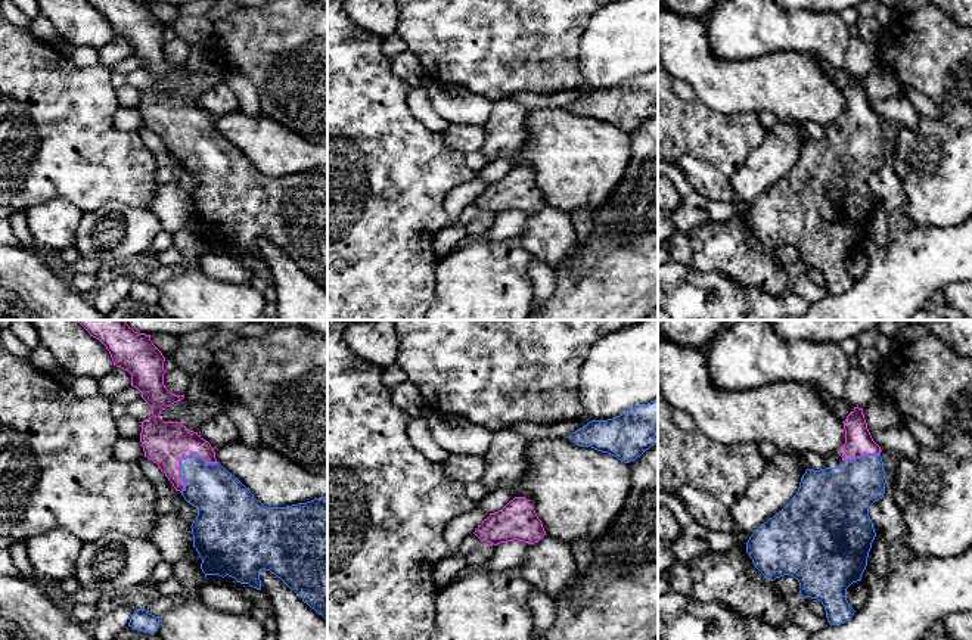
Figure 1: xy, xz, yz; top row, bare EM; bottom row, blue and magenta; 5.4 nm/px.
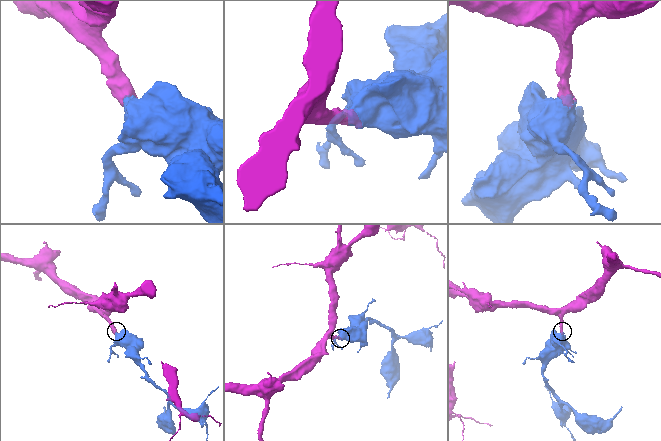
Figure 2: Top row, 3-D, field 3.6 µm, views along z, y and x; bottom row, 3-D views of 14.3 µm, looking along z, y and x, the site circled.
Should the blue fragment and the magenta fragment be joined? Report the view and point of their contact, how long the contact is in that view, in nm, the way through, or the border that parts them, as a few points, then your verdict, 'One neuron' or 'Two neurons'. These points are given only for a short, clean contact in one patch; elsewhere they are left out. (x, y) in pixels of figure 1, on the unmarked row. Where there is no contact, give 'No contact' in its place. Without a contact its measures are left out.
Touches blue at xy (183, 129). Shared border 260 nm. Path across: xy (214, 161), (183, 129), (164, 112). One neuron

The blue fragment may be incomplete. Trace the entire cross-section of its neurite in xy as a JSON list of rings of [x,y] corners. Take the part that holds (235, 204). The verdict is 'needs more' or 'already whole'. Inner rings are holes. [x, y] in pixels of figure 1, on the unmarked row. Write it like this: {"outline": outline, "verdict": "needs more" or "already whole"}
{"outline": [[[87,0],[99,9],[111,24],[114,35],[131,44],[131,56],[142,62],[142,68],[152,77],[152,86],[142,93],[140,112],[145,127],[152,130],[165,143],[173,156],[184,170],[198,178],[192,193],[193,217],[202,229],[201,239],[206,245],[232,246],[240,254],[261,260],[260,242],[270,240],[294,260],[304,273],[327,291],[327,165],[307,173],[286,177],[267,177],[215,128],[215,121],[198,102],[189,100],[178,91],[164,91],[159,84],[184,65],[170,62],[164,55],[165,27],[150,10],[150,4],[134,0]]], "verdict": "needs more"}

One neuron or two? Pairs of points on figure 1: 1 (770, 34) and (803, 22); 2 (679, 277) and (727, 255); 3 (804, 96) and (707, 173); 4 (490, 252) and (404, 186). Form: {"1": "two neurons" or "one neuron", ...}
{"1": "one neuron", "2": "two neurons", "3": "two neurons", "4": "two neurons"}

